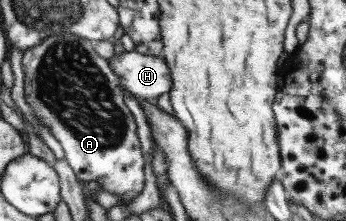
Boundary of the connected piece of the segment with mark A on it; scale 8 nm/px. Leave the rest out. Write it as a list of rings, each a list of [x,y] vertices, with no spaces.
[[[52,34],[23,53],[26,101],[39,121],[61,143],[64,158],[81,182],[97,181],[104,190],[120,196],[121,205],[130,204],[144,188],[146,161],[140,148],[137,123],[124,101],[124,90],[108,60],[96,54],[88,39],[76,34]]]

